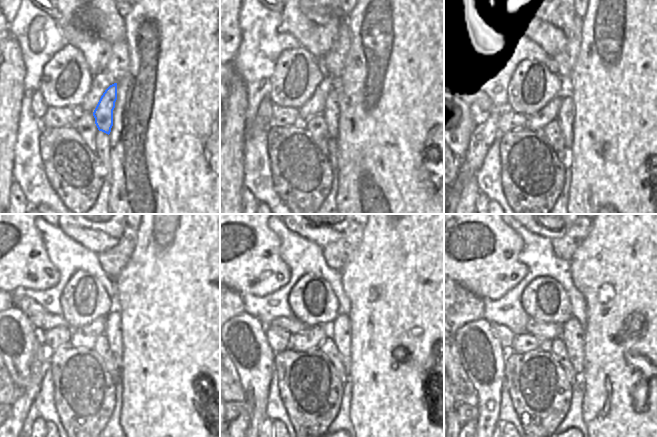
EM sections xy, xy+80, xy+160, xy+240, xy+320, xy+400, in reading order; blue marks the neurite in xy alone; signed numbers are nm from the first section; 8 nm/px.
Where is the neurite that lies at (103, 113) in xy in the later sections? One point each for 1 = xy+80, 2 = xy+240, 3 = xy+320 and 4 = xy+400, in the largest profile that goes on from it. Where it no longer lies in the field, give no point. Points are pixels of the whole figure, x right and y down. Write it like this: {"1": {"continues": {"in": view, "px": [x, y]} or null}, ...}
{"1": {"continues": {"in": "xy+80", "px": [331, 109]}}, "2": {"continues": {"in": "xy+240", "px": [112, 332]}}, "3": {"continues": {"in": "xy+320", "px": [340, 330]}}, "4": {"continues": {"in": "xy+400", "px": [573, 334]}}}

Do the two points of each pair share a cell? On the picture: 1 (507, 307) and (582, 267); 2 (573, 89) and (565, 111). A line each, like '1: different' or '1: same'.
1: different
2: different

